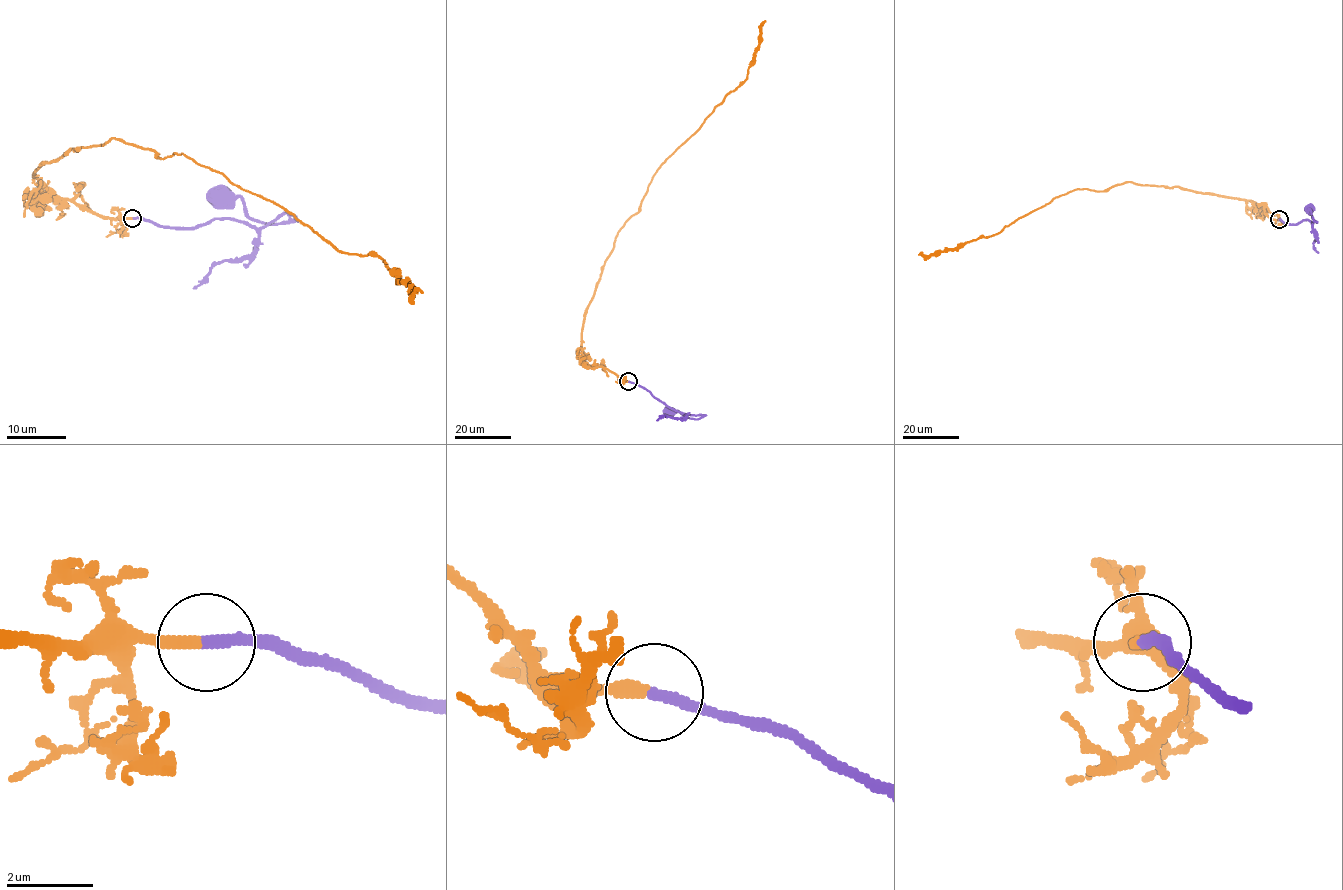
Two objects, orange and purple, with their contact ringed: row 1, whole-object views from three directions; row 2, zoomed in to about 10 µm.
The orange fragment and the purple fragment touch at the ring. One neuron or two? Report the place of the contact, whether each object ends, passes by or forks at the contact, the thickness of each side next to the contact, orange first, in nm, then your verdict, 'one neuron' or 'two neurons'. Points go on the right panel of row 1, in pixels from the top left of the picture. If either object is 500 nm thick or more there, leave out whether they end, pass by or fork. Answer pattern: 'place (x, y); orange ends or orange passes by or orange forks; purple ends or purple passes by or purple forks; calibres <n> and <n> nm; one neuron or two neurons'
place (1279, 219); orange ends; purple ends; calibres 280 and 280 nm; one neuron

